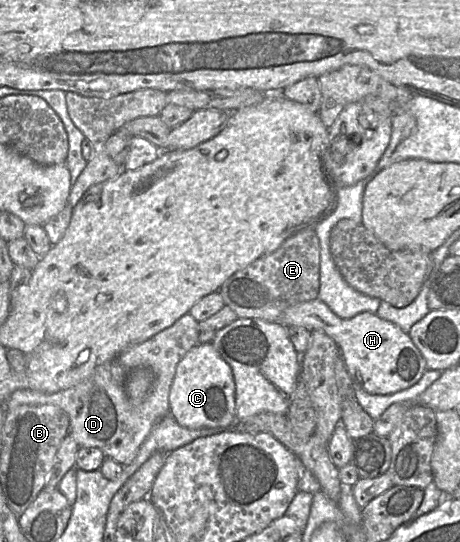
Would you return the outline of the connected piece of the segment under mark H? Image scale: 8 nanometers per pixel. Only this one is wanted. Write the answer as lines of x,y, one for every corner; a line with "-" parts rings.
316,298
288,307
278,322
285,327
300,326
309,331
322,330
330,336
339,346
356,387
371,394
393,394
407,389
417,383
427,370
426,361
409,334
376,313
361,312
344,319

